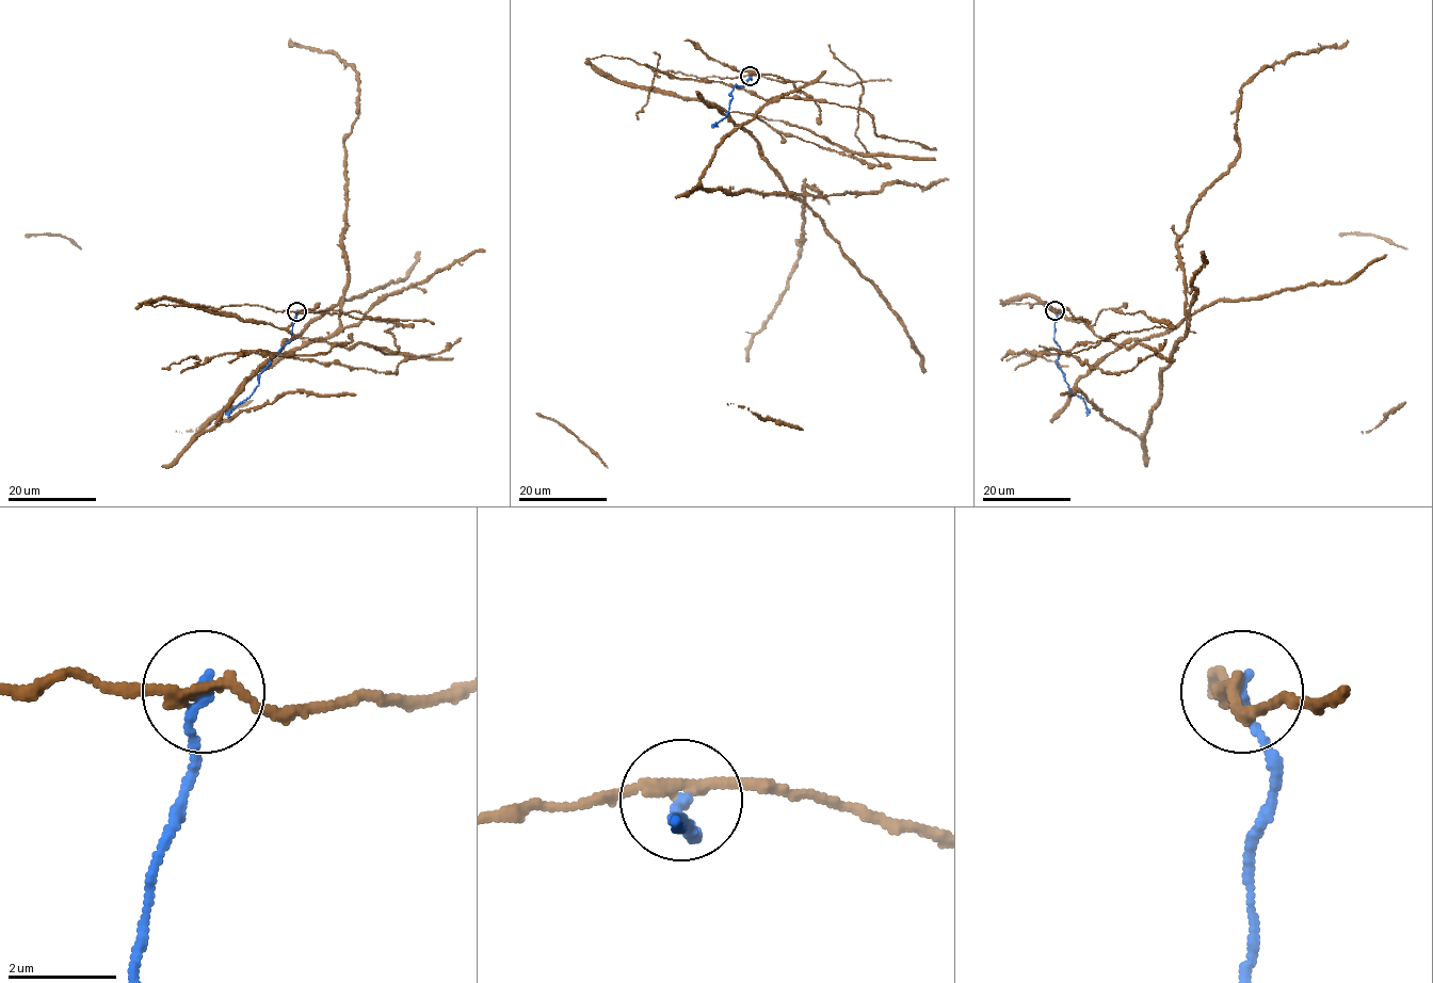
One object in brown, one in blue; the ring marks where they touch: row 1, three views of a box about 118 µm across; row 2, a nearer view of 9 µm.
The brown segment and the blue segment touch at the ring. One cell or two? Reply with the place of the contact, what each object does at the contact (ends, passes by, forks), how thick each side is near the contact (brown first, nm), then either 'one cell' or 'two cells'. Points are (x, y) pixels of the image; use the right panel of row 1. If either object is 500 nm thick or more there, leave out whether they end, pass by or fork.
place (1055, 310); brown passes by; blue ends; calibres 190 and 190 nm; two cells

